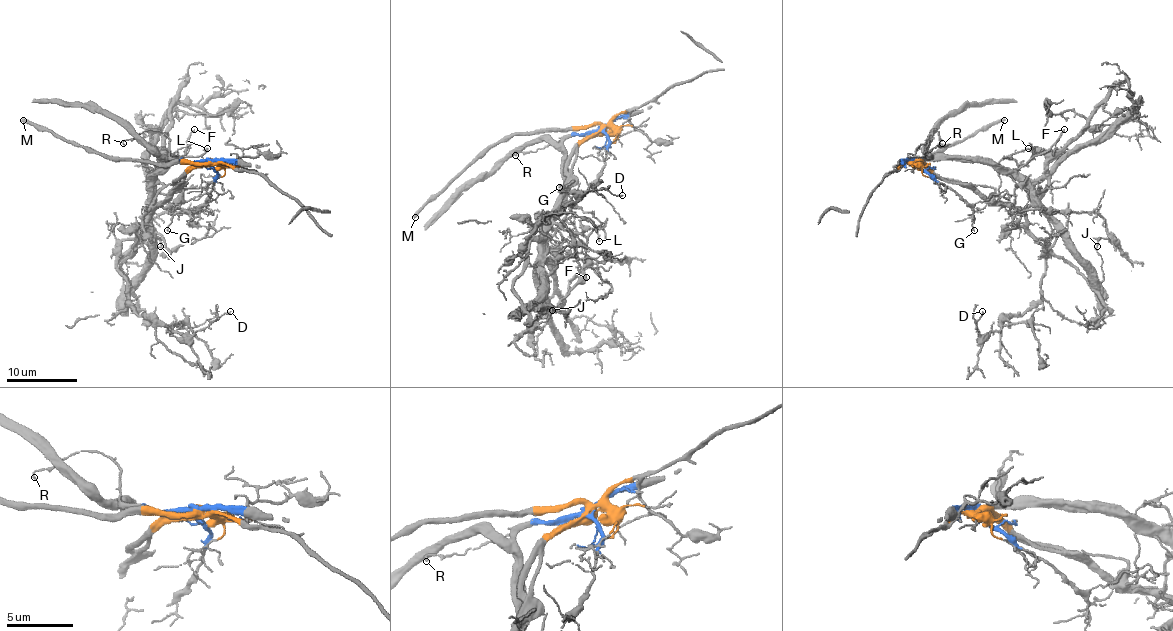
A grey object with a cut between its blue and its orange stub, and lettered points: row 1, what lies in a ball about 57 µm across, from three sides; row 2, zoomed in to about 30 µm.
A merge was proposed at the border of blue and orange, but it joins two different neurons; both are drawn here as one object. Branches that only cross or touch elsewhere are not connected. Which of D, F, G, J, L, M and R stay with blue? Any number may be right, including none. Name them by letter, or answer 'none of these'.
F, L, R

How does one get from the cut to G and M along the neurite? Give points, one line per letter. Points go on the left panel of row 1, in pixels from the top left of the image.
G: (209, 162), (199, 162), (181, 181), (185, 184), (183, 200), (172, 213), (167, 230)
M: (209, 162), (146, 163), (137, 160), (112, 160), (98, 153), (88, 153), (81, 146), (38, 130), (22, 119)

